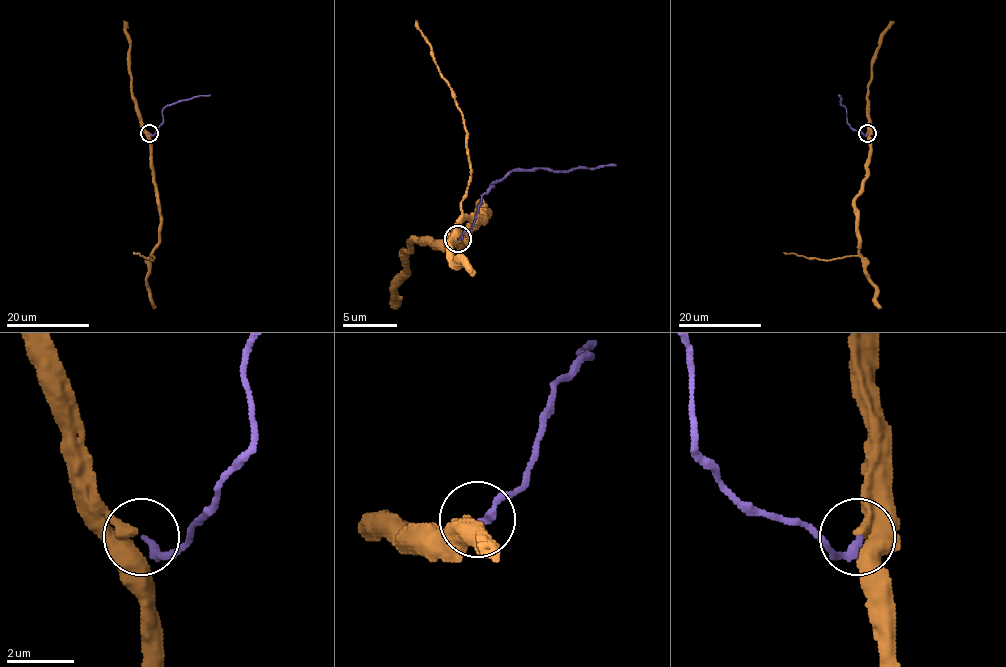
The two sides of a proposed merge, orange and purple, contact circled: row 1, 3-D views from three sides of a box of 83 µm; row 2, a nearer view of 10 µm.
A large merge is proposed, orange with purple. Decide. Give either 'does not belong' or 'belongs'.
belongs

